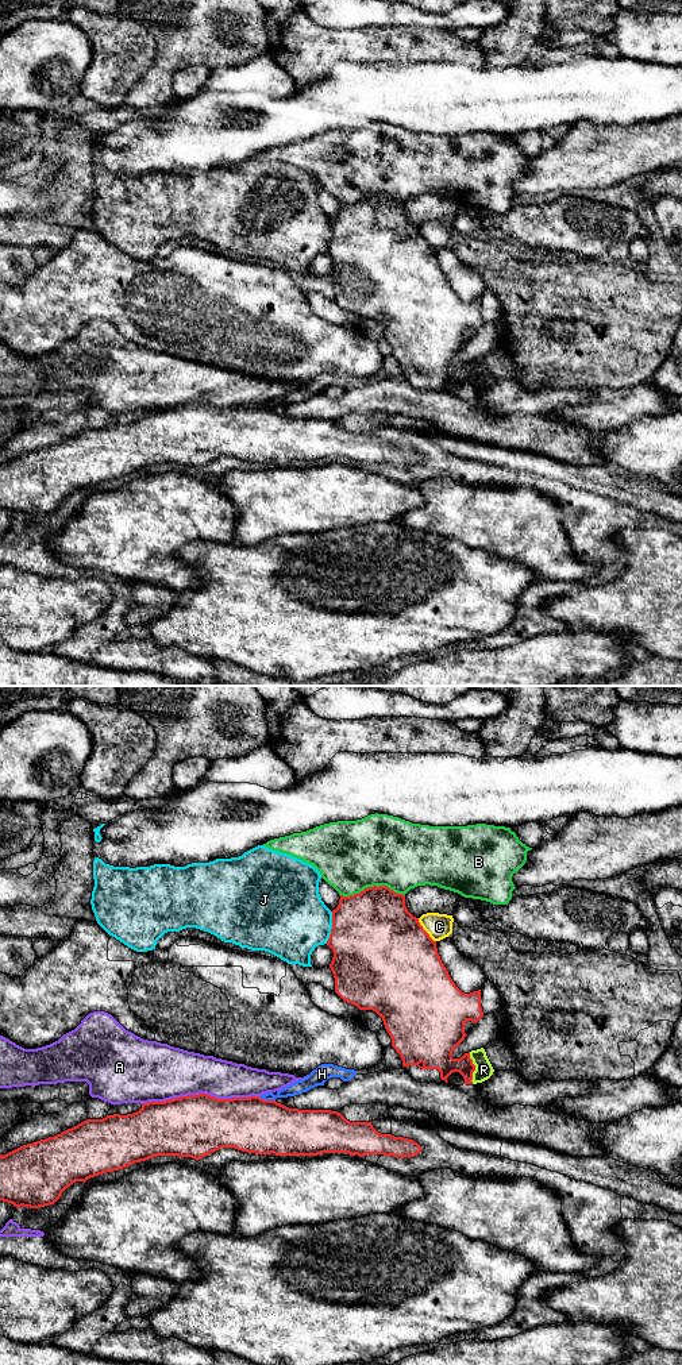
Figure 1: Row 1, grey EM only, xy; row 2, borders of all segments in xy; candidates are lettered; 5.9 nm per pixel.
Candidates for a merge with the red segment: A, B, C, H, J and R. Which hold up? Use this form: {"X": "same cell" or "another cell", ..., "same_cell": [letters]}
{"A": "another cell", "B": "another cell", "C": "another cell", "H": "another cell", "J": "another cell", "R": "another cell", "same_cell": []}

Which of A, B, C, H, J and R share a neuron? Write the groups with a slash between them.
A / B / C / H R / J

